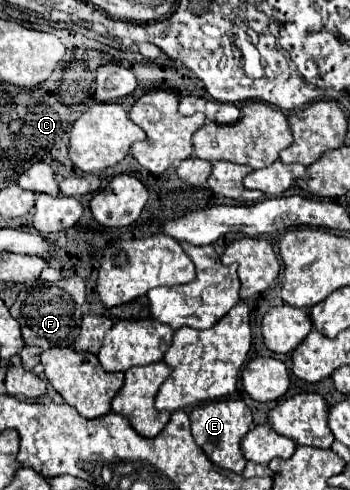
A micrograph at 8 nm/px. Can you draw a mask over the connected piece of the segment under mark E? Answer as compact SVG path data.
M221 399L221 401L203 403L203 405L197 405L191 411L189 417L191 417L193 439L205 451L209 461L215 463L221 469L241 473L247 461L245 461L245 457L239 449L239 441L249 431L249 425L253 421L251 409L245 405L245 401L241 401L241 399Z

